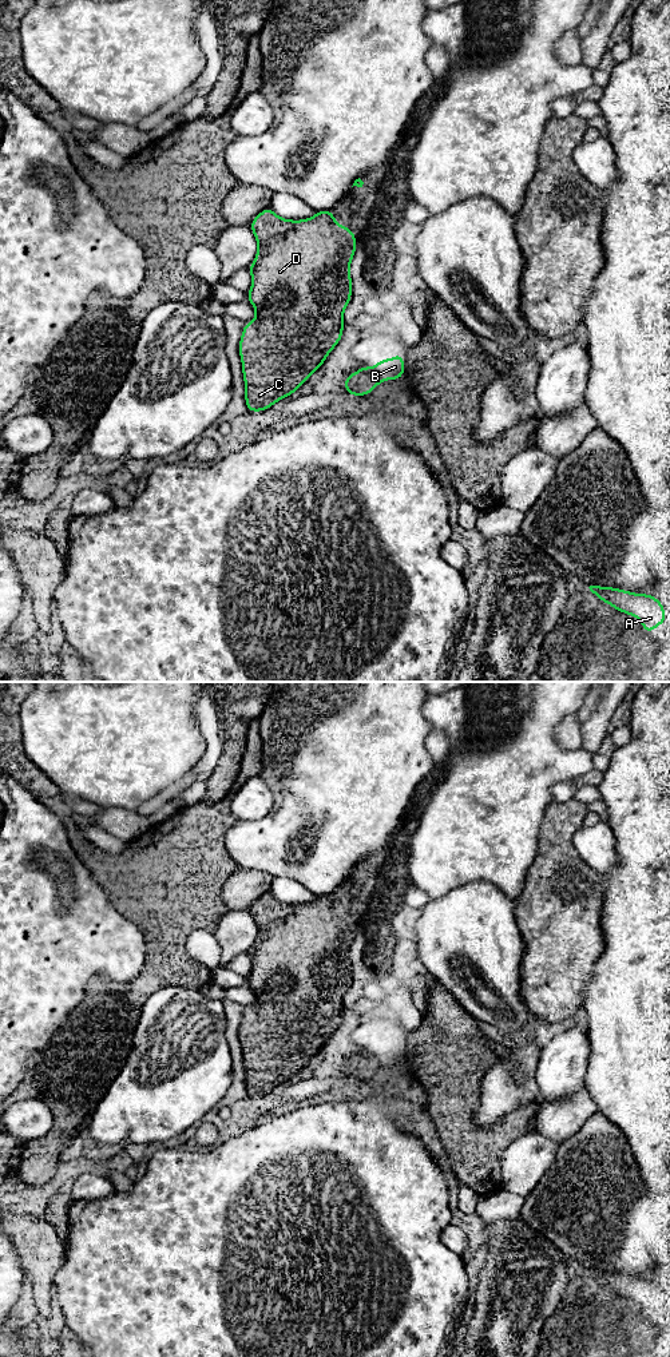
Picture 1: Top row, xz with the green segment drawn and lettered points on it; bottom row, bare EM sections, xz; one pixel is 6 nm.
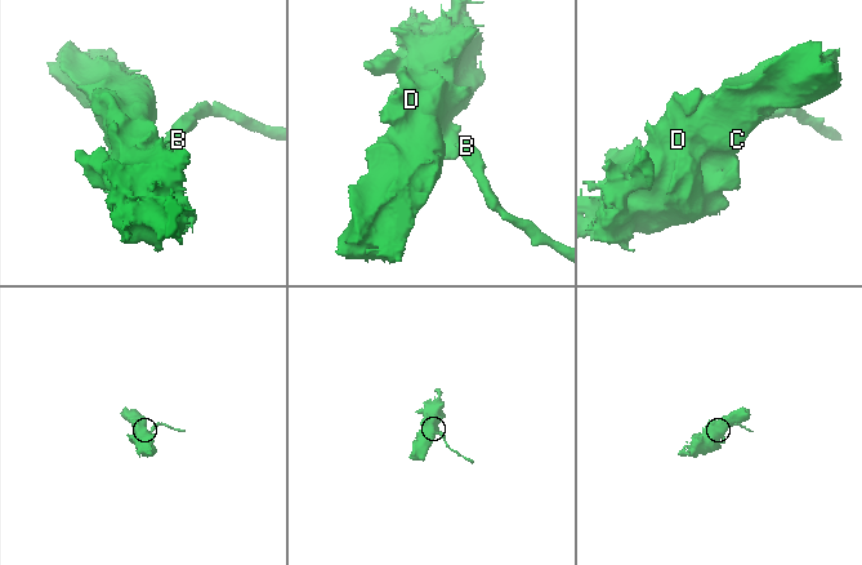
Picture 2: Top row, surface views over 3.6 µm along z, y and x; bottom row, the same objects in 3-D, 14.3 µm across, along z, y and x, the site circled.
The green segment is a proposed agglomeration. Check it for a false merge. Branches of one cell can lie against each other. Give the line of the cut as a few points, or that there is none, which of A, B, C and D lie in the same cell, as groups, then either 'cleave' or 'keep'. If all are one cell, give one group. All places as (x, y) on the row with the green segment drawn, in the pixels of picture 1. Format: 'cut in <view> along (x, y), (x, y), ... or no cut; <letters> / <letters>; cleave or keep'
cut in xz along (371, 368), (381, 380); A B / C D; cleave

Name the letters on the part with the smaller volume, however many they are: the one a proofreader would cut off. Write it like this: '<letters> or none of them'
A, B

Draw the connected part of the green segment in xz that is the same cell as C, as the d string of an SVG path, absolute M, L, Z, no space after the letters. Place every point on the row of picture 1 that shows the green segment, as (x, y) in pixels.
M273 209L262 210L250 223L258 251L249 266L251 287L246 297L255 309L255 320L246 322L239 340L239 357L249 412L262 412L293 394L312 373L318 370L342 338L342 314L352 298L350 262L356 253L356 234L337 226L332 210L316 211L309 219L280 218Z

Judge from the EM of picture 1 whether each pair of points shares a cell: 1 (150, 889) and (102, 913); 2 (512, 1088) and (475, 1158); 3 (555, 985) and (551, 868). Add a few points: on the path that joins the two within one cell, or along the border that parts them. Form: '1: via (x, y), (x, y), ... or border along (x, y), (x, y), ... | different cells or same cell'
1: border along (96, 880), (107, 900), (138, 927) | different cells
2: border along (520, 1106), (490, 1125), (479, 1126), (472, 1119) | different cells
3: via (555, 956), (555, 897) | same cell

